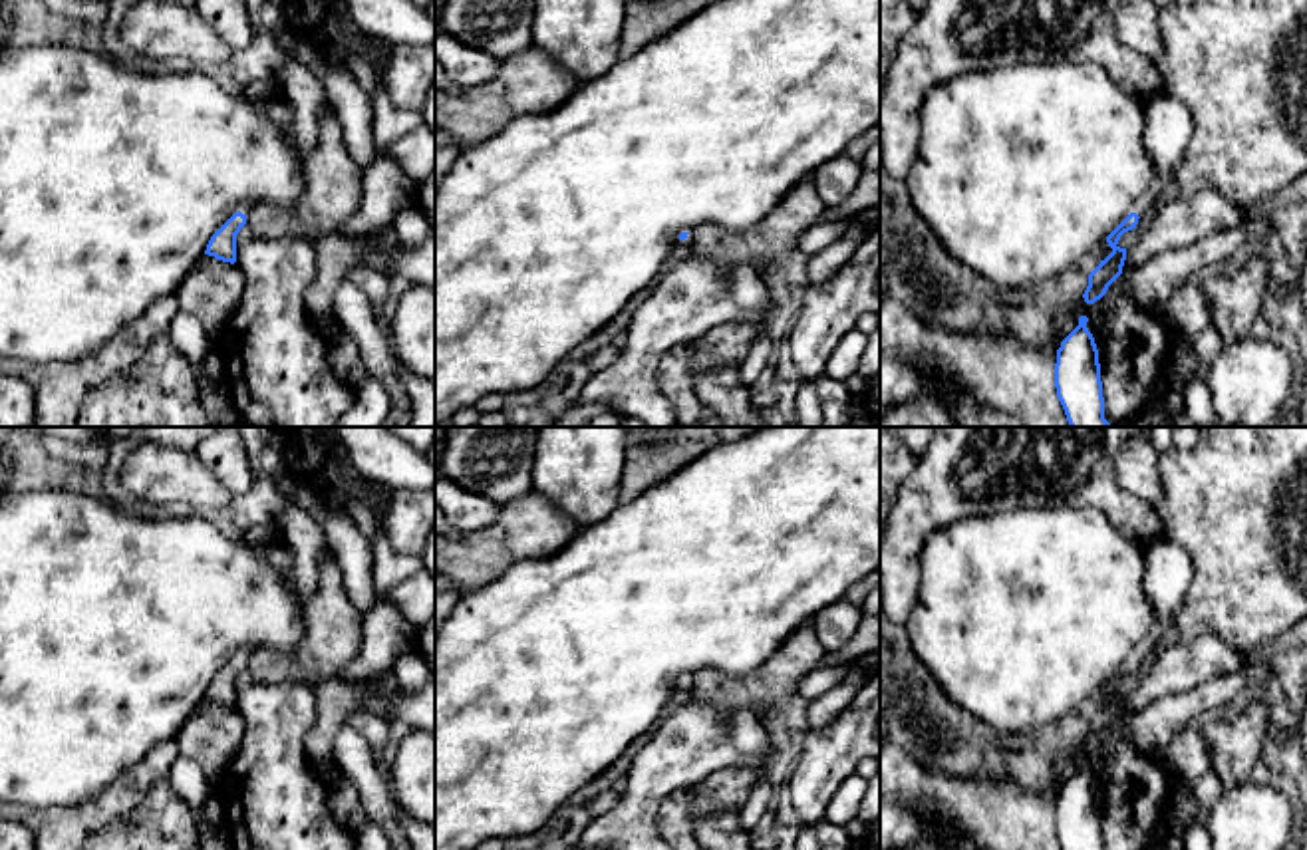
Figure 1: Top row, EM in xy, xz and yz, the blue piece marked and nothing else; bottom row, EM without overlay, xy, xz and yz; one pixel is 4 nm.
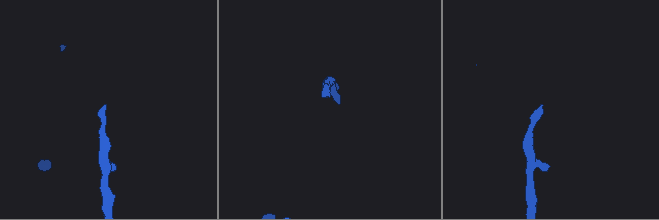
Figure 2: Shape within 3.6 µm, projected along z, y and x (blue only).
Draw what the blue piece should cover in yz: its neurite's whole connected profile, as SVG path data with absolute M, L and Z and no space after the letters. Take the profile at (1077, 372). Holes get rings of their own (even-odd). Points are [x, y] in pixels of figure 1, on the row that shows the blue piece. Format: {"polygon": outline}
{"polygon": "M1081 316L1057 350L1057 397L1071 427L1114 427L1104 419L1098 350L1087 322Z"}

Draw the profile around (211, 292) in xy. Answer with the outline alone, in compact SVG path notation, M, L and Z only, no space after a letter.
M203 254L177 288L179 308L195 316L211 338L218 338L238 308L244 276L236 264Z

